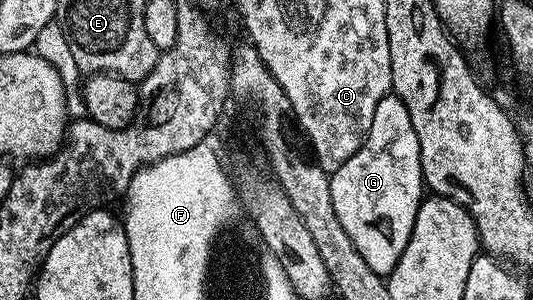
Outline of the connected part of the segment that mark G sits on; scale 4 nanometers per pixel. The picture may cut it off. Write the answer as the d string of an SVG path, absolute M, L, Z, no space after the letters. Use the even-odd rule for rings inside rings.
M388 95L377 103L367 140L359 152L330 174L330 179L333 207L345 235L373 271L391 274L413 235L419 204L425 196L417 131L413 131L413 119L409 119L400 97Z

